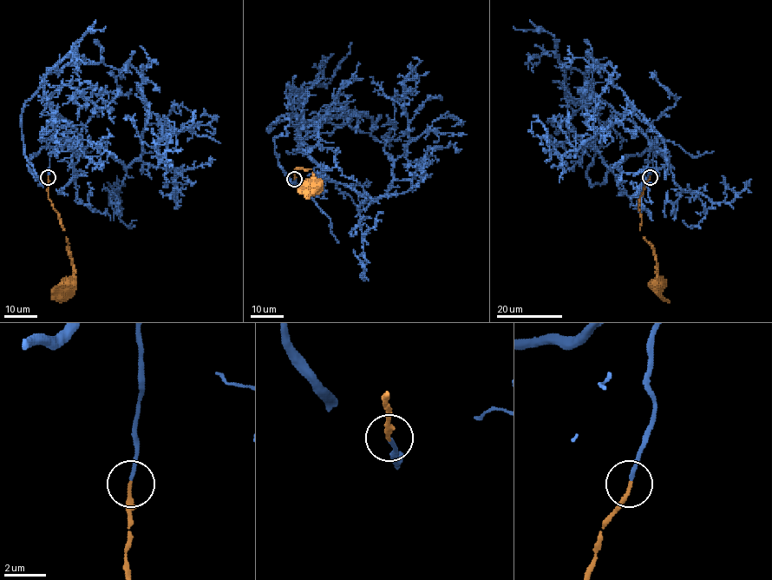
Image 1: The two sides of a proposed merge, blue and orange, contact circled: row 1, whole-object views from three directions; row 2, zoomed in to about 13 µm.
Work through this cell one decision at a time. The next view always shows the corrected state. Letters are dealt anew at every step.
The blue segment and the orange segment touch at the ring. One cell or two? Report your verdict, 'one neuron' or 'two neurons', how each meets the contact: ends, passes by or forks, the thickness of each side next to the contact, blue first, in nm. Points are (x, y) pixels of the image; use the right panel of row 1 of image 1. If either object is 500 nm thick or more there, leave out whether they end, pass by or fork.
one neuron | blue ends | orange ends | 170/170 nm

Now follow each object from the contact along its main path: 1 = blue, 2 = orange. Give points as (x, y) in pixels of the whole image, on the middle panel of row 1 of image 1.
1: (295, 178), (347, 184), (371, 199), (389, 194), (392, 164), (408, 142), (404, 84), (421, 60), (413, 57)
2: (295, 178), (296, 168), (310, 168), (319, 186), (313, 190), (311, 187)

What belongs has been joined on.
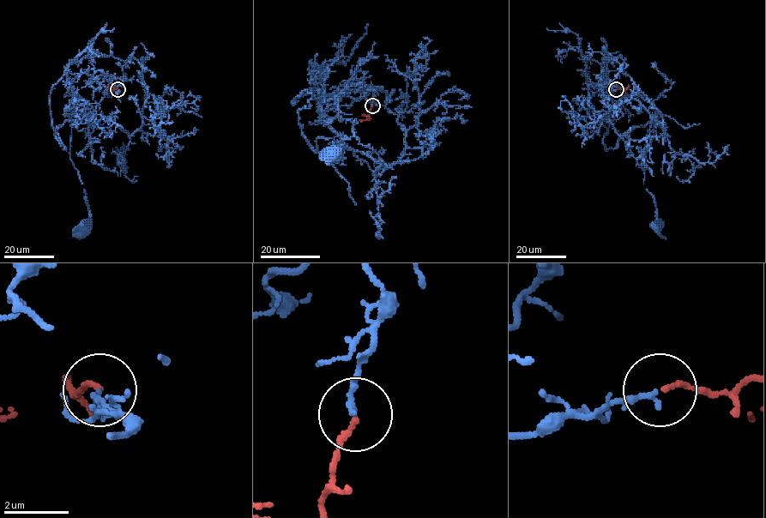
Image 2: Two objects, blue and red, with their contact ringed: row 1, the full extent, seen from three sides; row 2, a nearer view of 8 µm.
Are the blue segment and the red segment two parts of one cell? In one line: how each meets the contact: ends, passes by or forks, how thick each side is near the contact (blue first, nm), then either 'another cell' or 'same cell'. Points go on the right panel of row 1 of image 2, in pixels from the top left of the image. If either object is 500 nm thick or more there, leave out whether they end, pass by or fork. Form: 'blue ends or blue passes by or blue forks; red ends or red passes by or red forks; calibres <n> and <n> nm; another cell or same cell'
blue ends; red ends; calibres 170 and 150 nm; same cell

